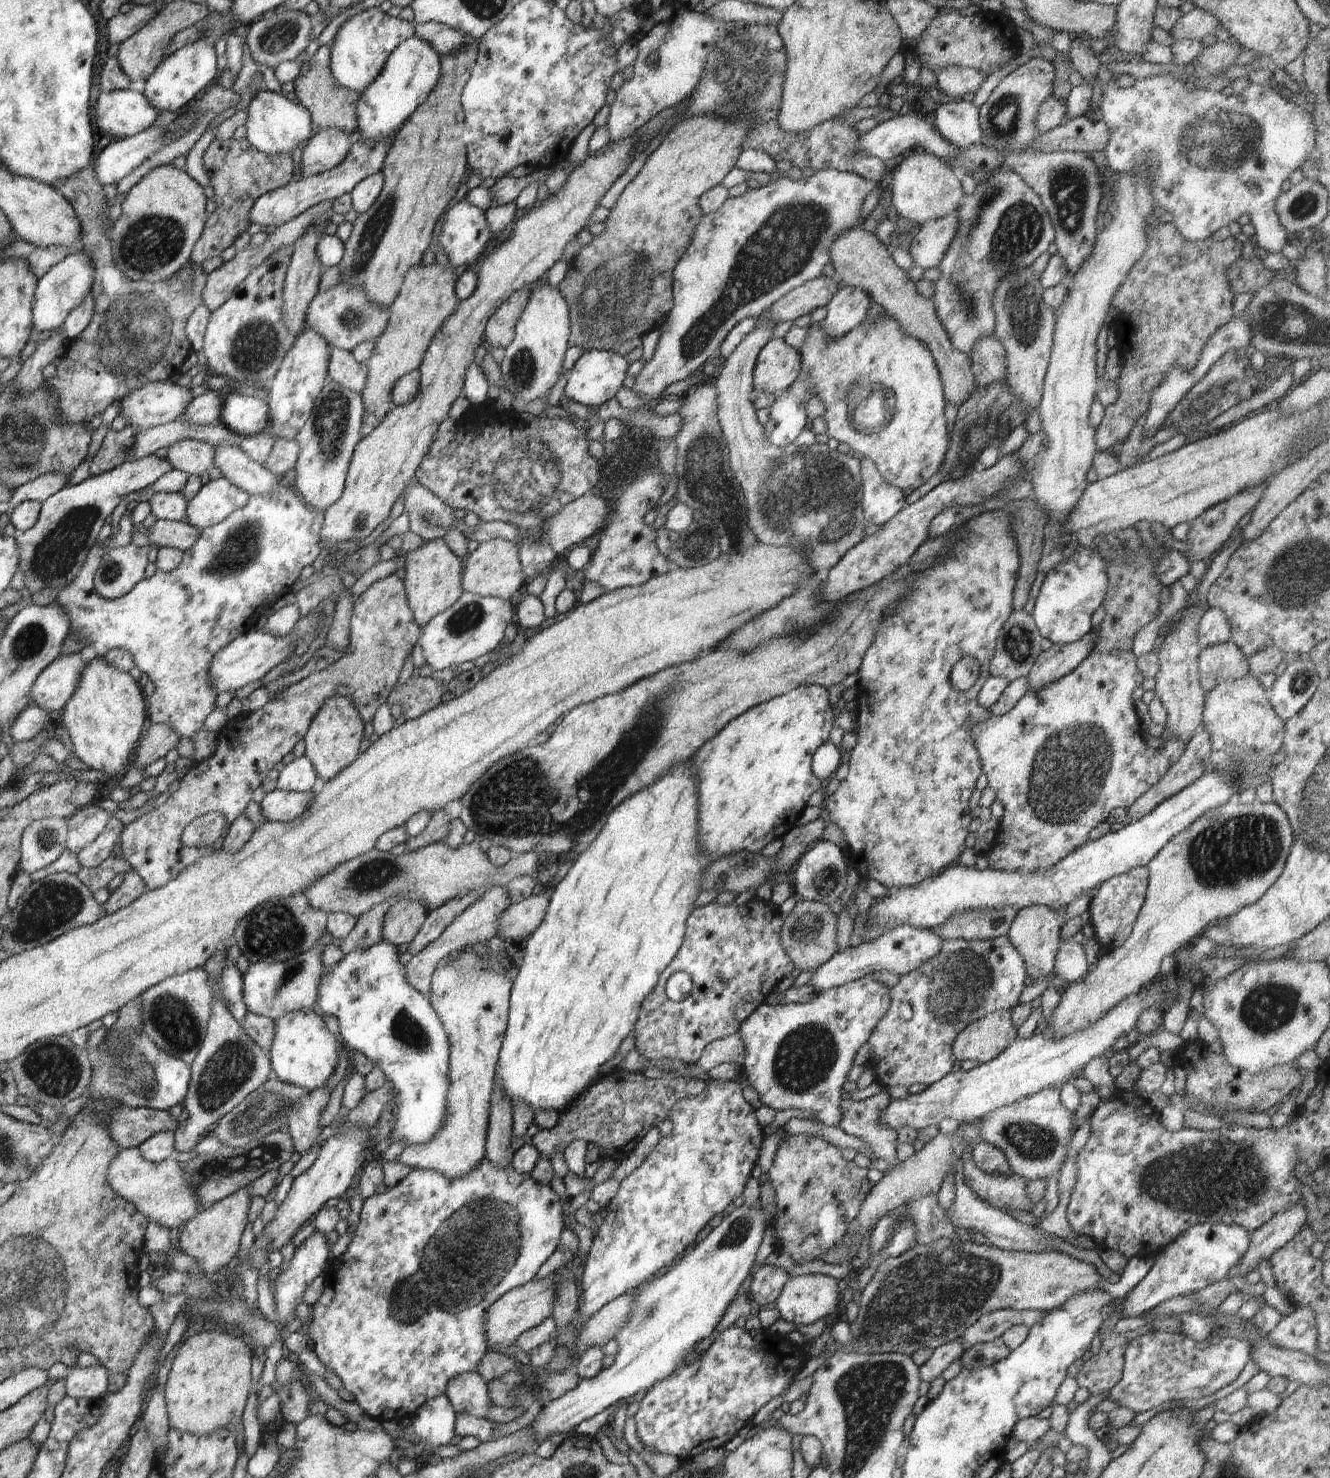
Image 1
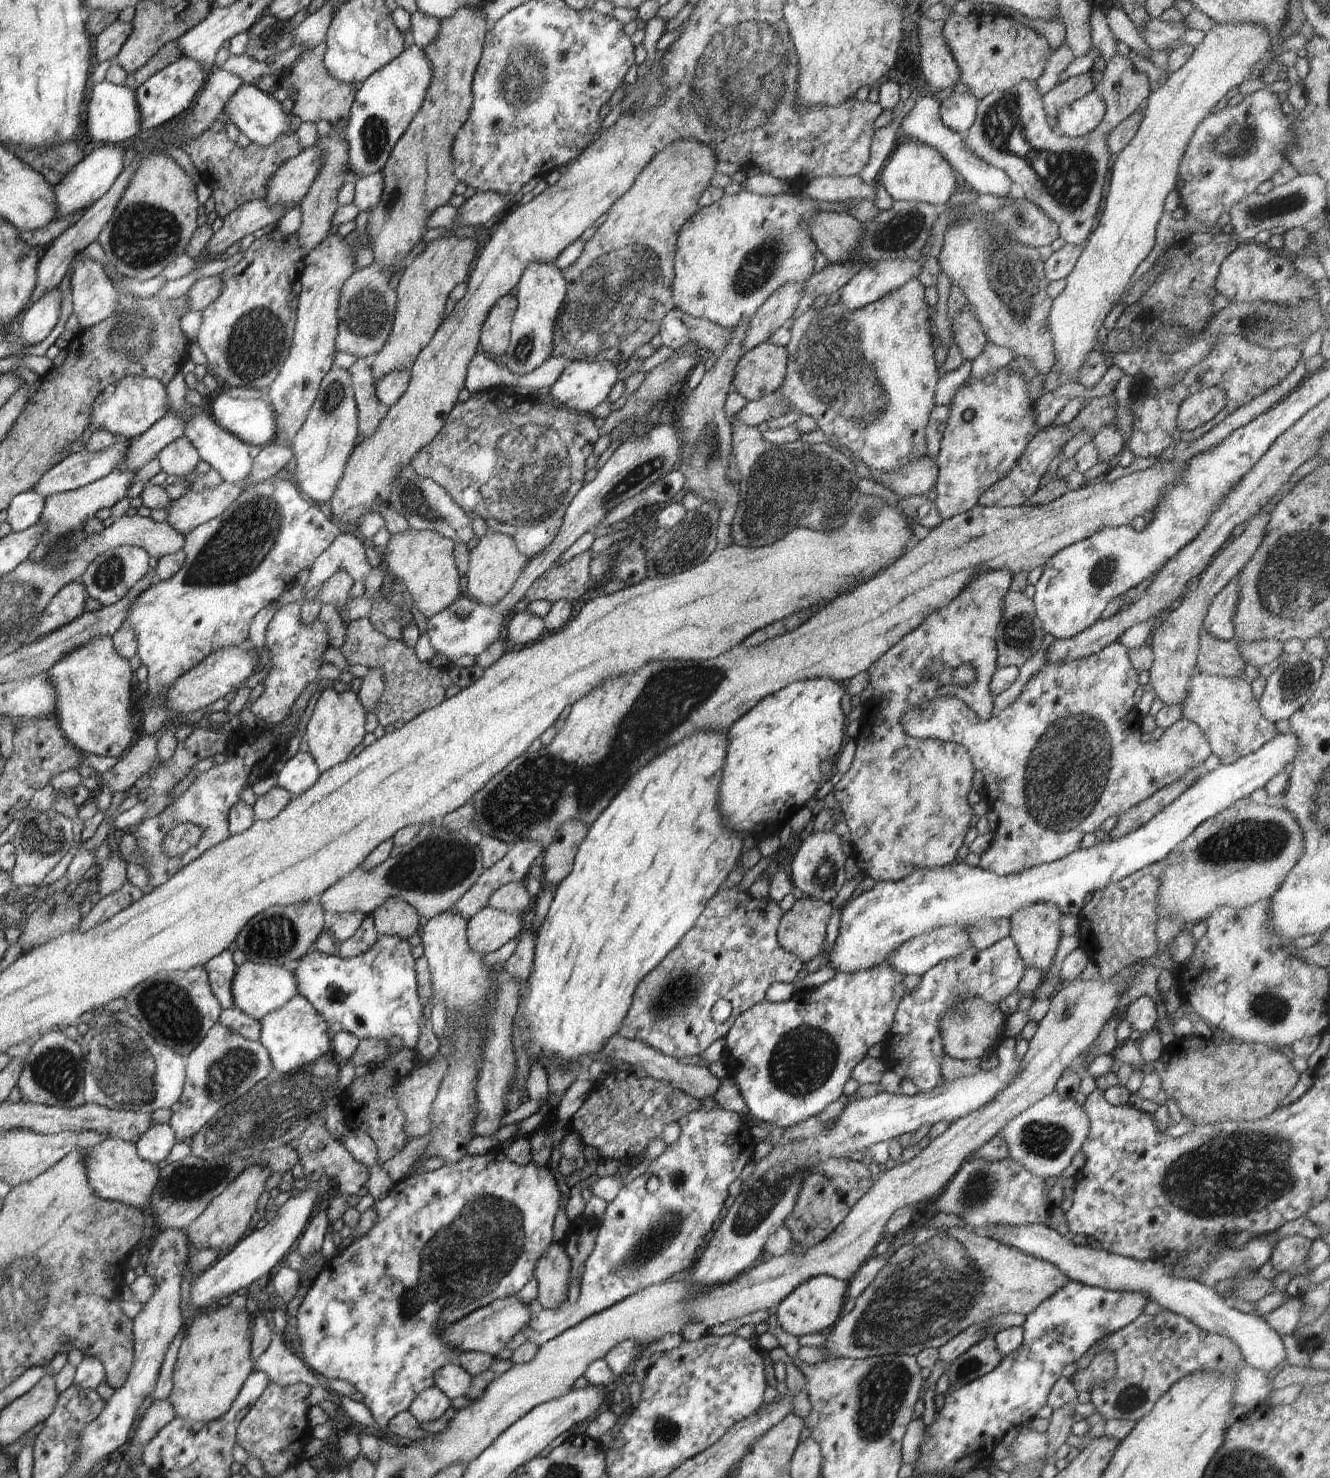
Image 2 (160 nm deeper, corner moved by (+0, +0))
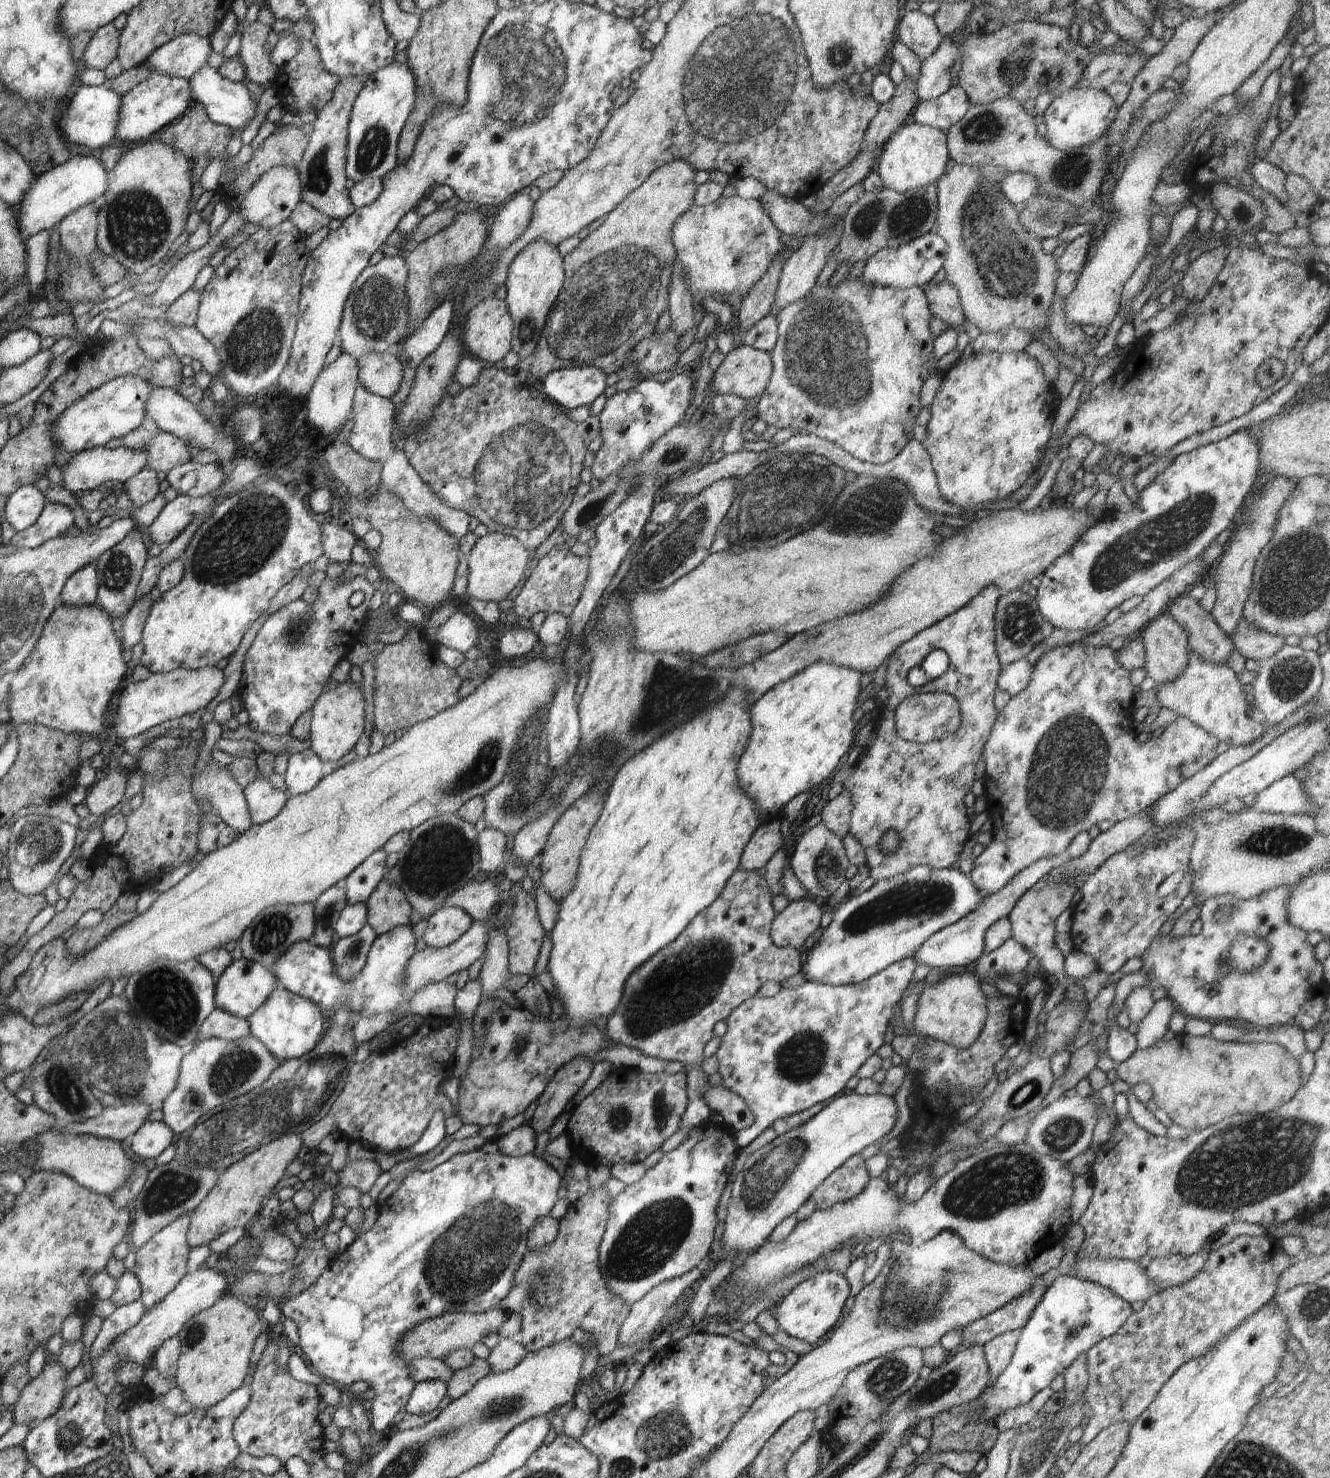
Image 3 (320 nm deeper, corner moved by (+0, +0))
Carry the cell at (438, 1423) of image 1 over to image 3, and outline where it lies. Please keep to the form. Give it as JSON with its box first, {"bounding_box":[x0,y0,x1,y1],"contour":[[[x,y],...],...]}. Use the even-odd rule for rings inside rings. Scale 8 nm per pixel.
{"bounding_box":[406,1380,447,1415],"contour":[[[427,1380],[415,1384],[406,1410],[413,1415],[436,1412],[440,1400],[447,1394],[447,1384],[441,1380]]]}

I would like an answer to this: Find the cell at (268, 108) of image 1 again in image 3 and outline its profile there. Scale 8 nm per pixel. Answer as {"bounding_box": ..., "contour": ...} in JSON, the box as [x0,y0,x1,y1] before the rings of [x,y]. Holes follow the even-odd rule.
{"bounding_box":[188,64,257,132],"contour":[[[206,64],[199,68],[188,80],[191,100],[203,104],[210,120],[216,124],[229,126],[232,132],[246,126],[255,115],[257,104],[250,97],[246,89],[246,82],[235,83],[224,78],[214,67]]]}

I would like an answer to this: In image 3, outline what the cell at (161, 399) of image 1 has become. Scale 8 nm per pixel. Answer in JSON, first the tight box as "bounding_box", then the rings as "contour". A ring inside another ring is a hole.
{"bounding_box":[49,375,152,454],"contour":[[[124,375],[115,378],[65,408],[51,424],[49,437],[60,449],[70,454],[104,447],[112,438],[126,436],[146,423],[145,402],[152,388],[140,377]]]}

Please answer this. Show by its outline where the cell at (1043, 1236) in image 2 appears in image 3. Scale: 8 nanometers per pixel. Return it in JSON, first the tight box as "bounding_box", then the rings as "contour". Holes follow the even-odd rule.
{"bounding_box":[1073,1257,1164,1304],"contour":[[[1096,1257],[1081,1261],[1076,1258],[1075,1261],[1073,1267],[1078,1278],[1108,1287],[1130,1304],[1144,1302],[1154,1293],[1164,1290],[1153,1284],[1147,1269],[1132,1261]]]}

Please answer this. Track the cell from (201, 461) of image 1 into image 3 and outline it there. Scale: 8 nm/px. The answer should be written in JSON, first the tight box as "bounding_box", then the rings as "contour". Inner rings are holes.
{"bounding_box":[123,425,191,472],"contour":[[[140,425],[123,436],[123,446],[130,450],[145,451],[146,468],[158,472],[168,472],[175,466],[191,460],[190,446],[185,440],[158,428]]]}

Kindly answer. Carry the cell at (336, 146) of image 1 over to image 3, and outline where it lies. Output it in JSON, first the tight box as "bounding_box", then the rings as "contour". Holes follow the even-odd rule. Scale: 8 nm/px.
{"bounding_box":[238,165,301,228],"contour":[[[282,165],[272,167],[267,170],[250,187],[250,190],[244,195],[238,211],[245,222],[258,224],[261,228],[272,228],[283,223],[292,214],[292,211],[301,201],[301,182],[299,171],[293,167]]]}

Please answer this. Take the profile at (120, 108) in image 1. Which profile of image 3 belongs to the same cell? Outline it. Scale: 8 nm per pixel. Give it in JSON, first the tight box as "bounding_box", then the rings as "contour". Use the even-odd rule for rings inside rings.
{"bounding_box":[58,84,121,150],"contour":[[[77,84],[69,100],[61,106],[62,112],[60,112],[61,118],[58,125],[67,144],[71,142],[84,144],[88,148],[97,150],[115,143],[115,132],[121,108],[121,96],[118,96],[117,92],[106,89],[104,85],[91,87]]]}

